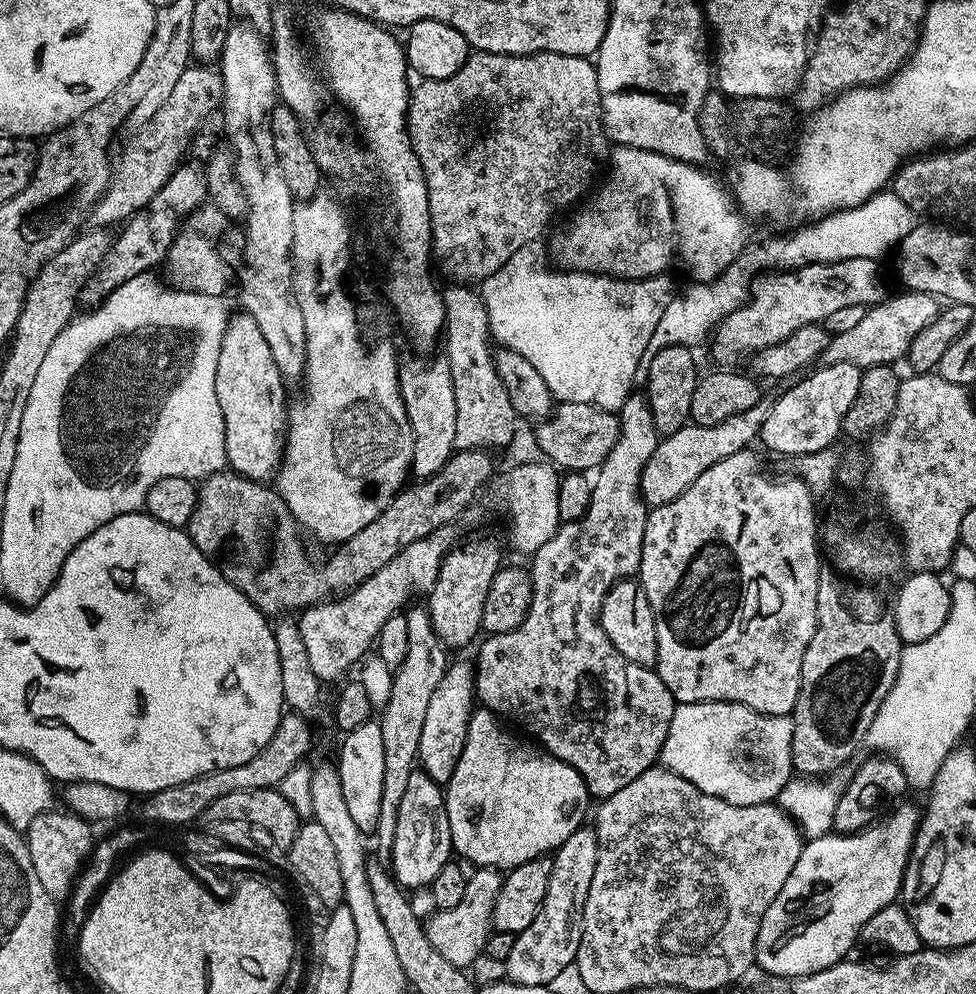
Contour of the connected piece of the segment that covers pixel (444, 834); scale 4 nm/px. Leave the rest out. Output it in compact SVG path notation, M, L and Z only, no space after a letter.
M414 770L407 779L402 806L398 806L398 826L394 830L394 846L390 872L405 890L427 888L438 878L438 870L453 859L450 816L446 814L445 789L422 770Z

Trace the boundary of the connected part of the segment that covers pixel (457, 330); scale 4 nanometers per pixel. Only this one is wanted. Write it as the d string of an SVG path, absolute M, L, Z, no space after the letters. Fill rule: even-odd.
M452 282L444 294L444 330L442 333L443 355L448 361L450 378L454 386L454 406L456 407L456 448L482 448L497 450L504 448L516 436L516 411L510 406L506 386L496 373L493 349L488 349L490 329L488 310L483 295L476 292L471 283Z

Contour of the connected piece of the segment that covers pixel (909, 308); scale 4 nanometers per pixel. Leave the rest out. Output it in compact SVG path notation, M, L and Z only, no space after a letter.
M903 290L897 294L889 295L881 304L873 304L865 311L864 317L851 330L835 333L829 339L828 346L820 355L819 363L837 364L838 362L850 362L861 370L874 366L895 365L895 360L903 361L910 350L910 342L934 322L939 315L942 304L931 292L917 292L915 290Z

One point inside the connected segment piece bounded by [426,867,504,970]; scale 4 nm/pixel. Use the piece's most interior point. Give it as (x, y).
(460, 933)

